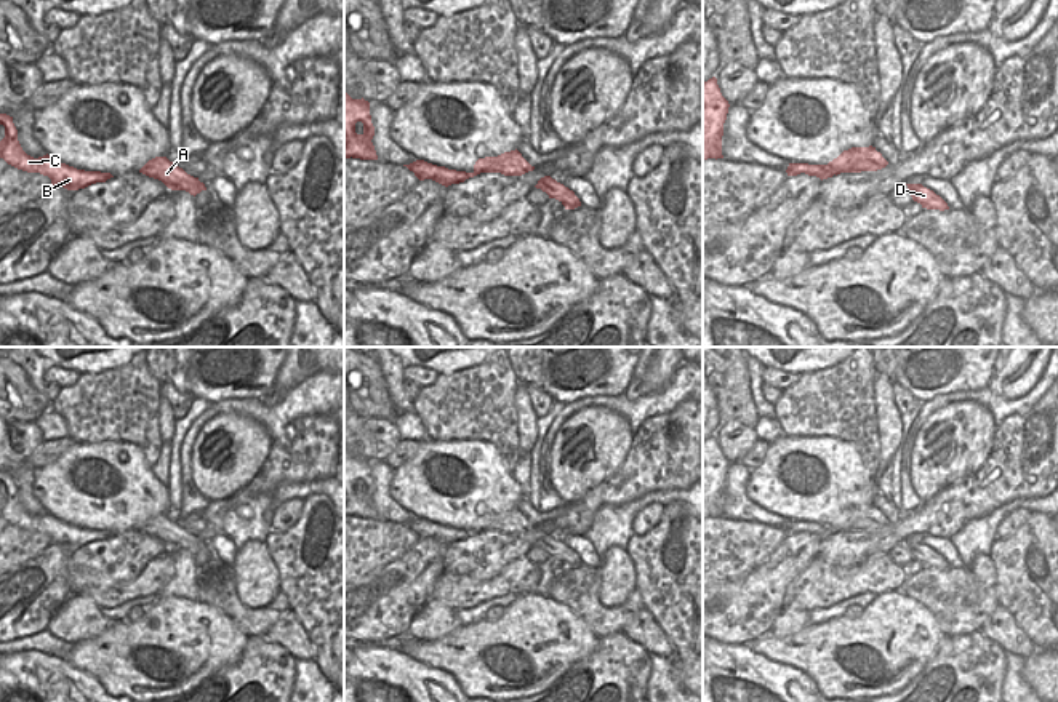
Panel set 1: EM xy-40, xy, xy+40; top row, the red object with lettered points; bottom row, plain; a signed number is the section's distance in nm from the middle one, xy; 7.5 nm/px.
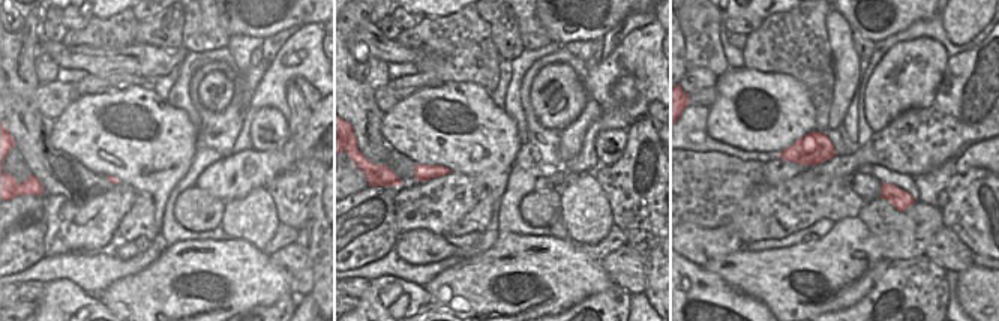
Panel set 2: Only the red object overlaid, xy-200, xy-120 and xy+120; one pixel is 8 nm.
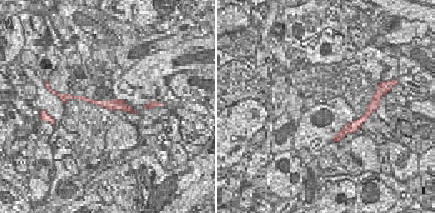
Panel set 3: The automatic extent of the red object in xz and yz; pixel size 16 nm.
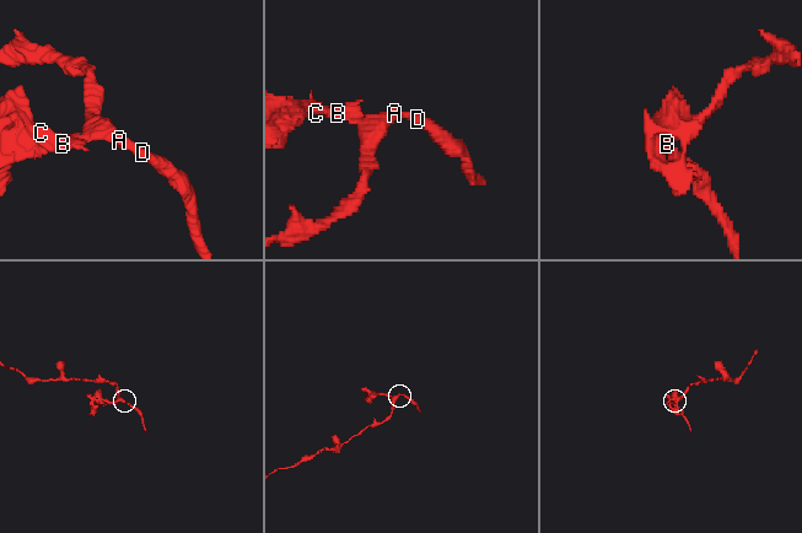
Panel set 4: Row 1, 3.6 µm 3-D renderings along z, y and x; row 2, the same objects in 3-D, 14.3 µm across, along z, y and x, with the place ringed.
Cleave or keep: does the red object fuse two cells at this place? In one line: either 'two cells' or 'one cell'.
two cells

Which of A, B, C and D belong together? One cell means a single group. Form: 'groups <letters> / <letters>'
groups A D / B C

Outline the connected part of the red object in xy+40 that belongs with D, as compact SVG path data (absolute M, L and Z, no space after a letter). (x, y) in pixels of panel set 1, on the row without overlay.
M906 542L906 544L912 558L920 561L922 566L940 569L949 568L948 561L940 553L924 545L922 542Z

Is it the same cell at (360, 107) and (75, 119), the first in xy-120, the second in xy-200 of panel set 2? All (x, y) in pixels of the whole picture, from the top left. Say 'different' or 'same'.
different

